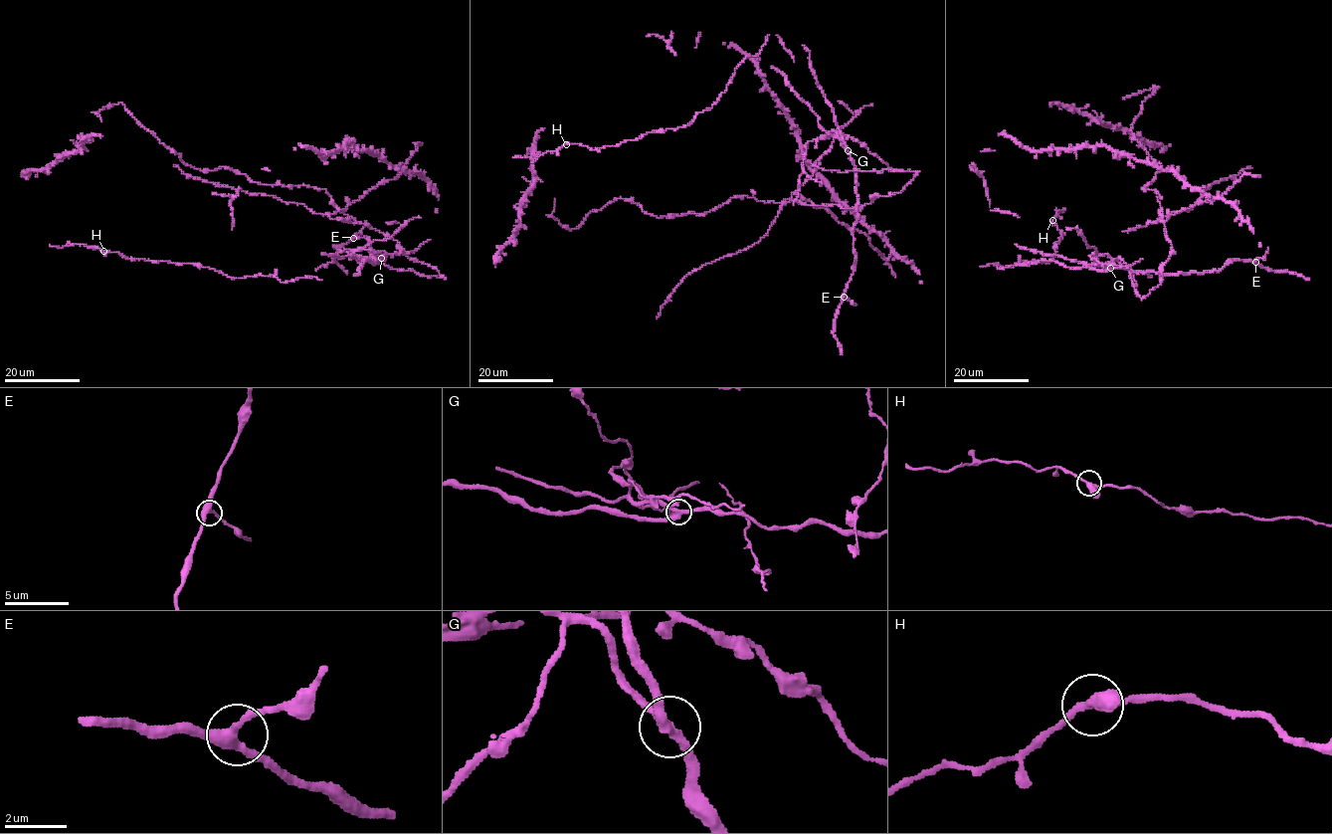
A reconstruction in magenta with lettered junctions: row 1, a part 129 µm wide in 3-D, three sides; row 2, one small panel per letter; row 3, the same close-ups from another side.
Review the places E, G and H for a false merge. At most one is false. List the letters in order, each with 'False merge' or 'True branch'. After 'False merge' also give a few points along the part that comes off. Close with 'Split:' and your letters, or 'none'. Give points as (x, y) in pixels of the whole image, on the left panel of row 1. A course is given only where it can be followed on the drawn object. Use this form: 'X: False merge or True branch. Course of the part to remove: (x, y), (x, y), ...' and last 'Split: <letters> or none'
E: True branch
G: False merge. Course of the part to remove: (381, 258), (346, 250), (442, 277), (341, 213), (324, 189), (195, 169), (121, 103), (100, 108), (101, 121)
H: True branch
Split: G

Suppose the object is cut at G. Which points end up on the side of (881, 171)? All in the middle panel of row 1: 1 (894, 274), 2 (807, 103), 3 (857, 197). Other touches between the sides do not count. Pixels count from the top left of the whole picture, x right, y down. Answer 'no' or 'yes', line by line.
1: yes
2: yes
3: no

